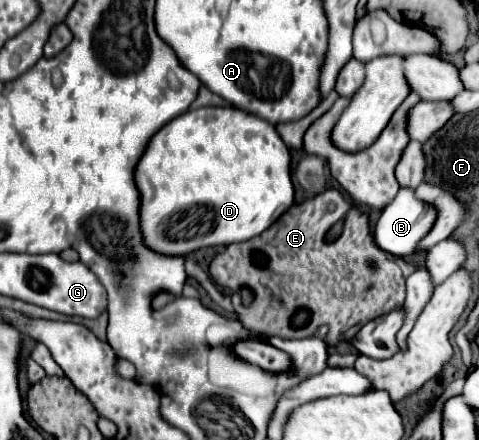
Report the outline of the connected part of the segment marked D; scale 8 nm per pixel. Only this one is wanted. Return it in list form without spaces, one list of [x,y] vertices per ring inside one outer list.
[[[201,107],[171,119],[149,139],[143,157],[135,165],[135,183],[141,199],[139,227],[143,227],[147,247],[161,255],[189,255],[201,247],[231,245],[259,235],[293,203],[295,189],[289,163],[289,149],[275,127],[243,109]]]

